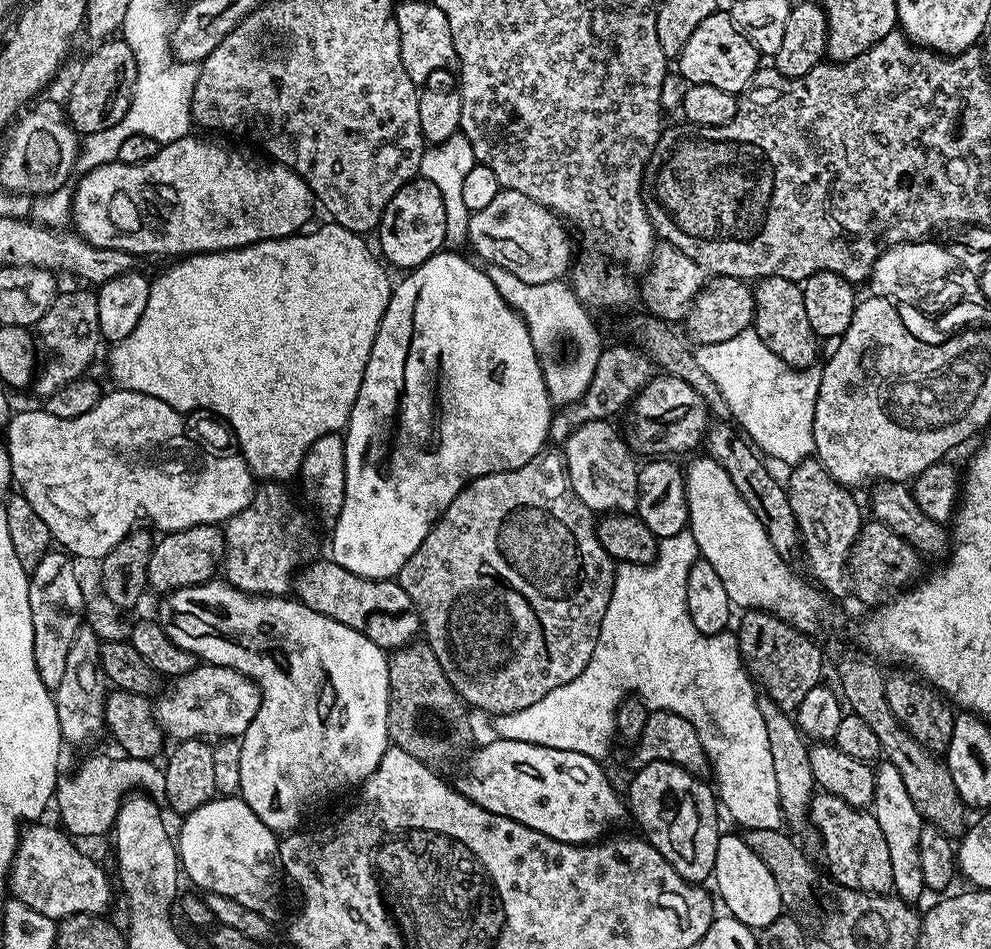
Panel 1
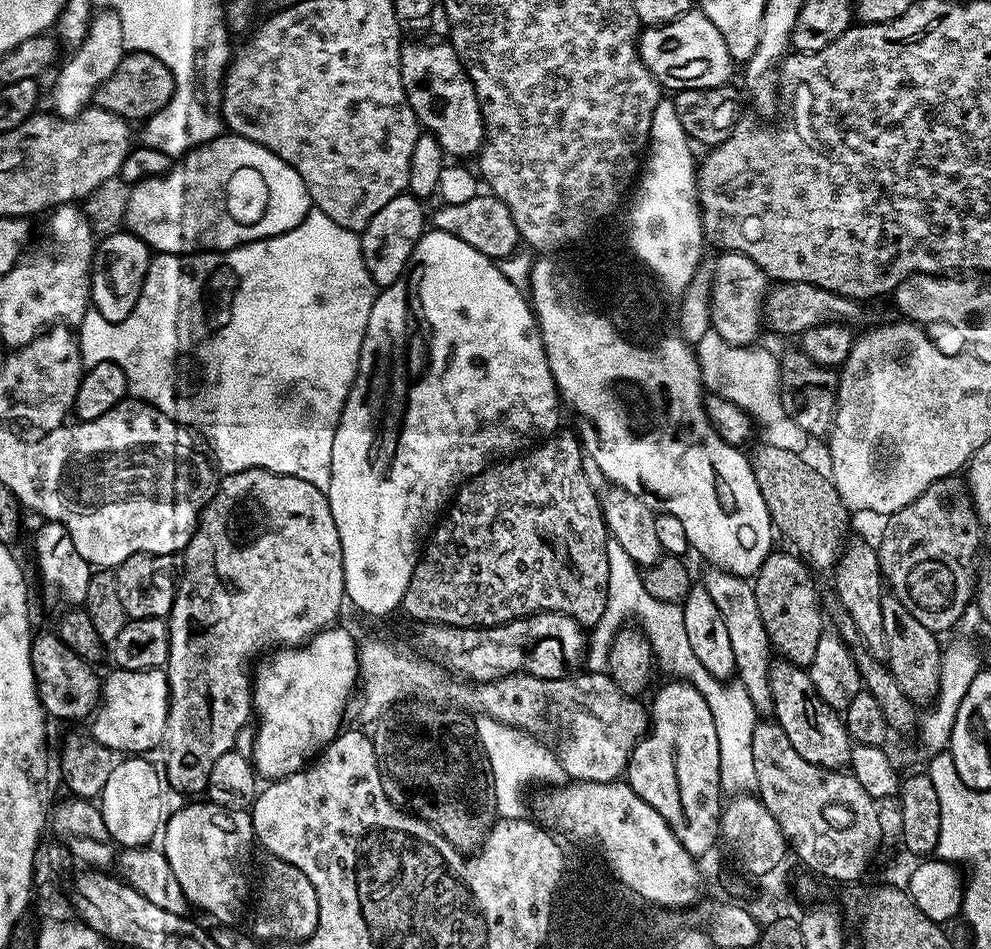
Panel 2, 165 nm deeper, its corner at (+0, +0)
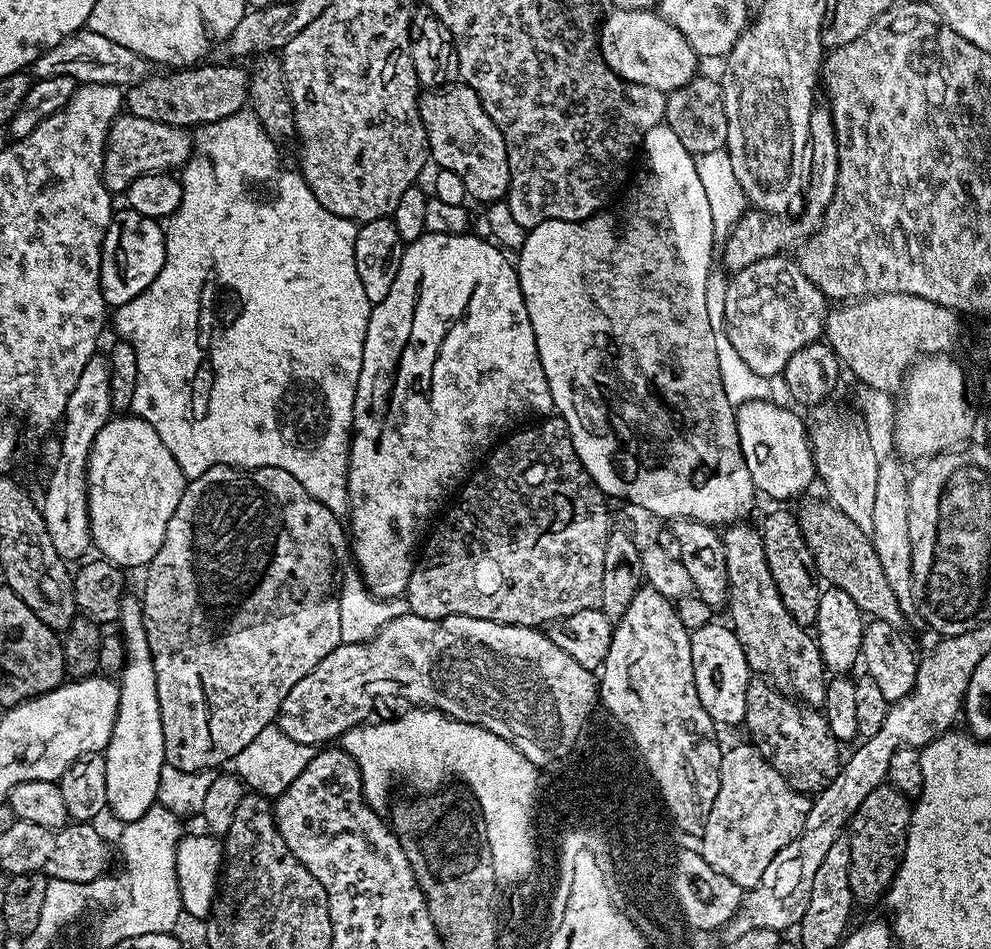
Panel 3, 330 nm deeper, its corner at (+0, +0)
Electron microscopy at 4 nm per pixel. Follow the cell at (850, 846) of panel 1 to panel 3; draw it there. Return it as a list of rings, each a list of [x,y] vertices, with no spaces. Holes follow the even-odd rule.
[[[763,678],[753,679],[748,685],[743,727],[748,728],[747,739],[760,751],[764,761],[794,790],[819,793],[840,773],[841,745],[834,738],[823,711],[784,695]]]

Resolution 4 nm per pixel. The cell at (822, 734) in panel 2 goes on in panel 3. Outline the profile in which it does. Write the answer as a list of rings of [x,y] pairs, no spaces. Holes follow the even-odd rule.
[[[748,522],[725,527],[722,548],[724,573],[728,575],[727,619],[746,654],[749,669],[786,696],[808,706],[823,705],[826,669],[815,635],[805,625],[794,622],[790,610],[782,606],[778,586],[774,586],[770,566],[766,566],[766,550],[759,531],[752,529]]]

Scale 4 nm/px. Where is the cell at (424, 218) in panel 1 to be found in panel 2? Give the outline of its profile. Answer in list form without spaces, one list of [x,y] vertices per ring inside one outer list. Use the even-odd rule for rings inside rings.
[[[411,194],[396,196],[386,202],[386,206],[382,206],[382,210],[378,210],[378,214],[374,214],[363,232],[359,233],[362,258],[377,289],[388,288],[408,267],[410,254],[426,231],[426,212],[424,216],[424,208],[420,204],[423,204],[421,197]]]

